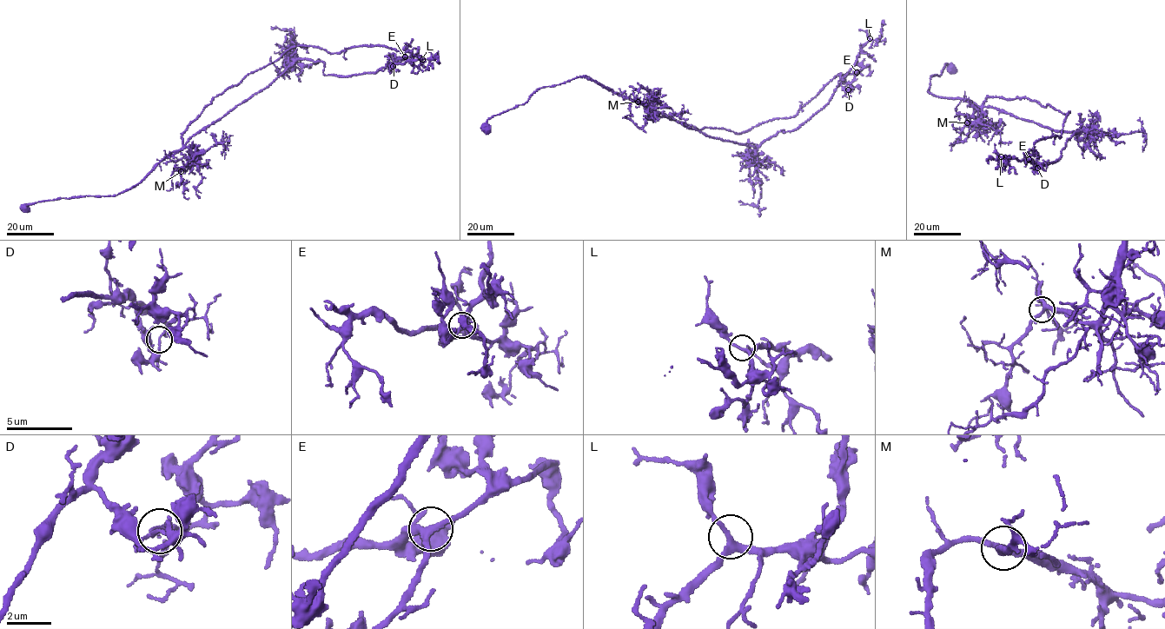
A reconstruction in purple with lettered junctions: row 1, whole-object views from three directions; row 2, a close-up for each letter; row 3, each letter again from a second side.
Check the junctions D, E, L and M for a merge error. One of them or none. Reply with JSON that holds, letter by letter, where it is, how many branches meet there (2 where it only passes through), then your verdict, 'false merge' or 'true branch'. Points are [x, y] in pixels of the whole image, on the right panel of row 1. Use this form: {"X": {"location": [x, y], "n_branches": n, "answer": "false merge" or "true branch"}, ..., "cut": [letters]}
{"D": {"location": [1037, 168], "n_branches": 3, "answer": "false merge"}, "E": {"location": [1029, 159], "n_branches": 3, "answer": "true branch"}, "L": {"location": [1001, 156], "n_branches": 3, "answer": "true branch"}, "M": {"location": [967, 122], "n_branches": 3, "answer": "true branch"}, "cut": ["D"]}

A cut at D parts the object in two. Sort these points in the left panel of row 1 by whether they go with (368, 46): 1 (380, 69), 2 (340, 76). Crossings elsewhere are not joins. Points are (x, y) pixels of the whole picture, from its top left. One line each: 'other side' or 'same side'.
1: other side
2: other side

